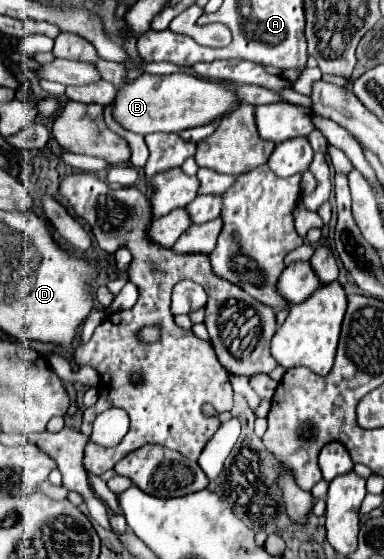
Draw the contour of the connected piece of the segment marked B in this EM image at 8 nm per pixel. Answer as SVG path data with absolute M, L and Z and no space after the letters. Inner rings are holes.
M141 74L137 80L127 84L115 98L113 116L123 128L149 134L149 132L181 132L187 128L211 124L221 120L223 116L231 114L241 100L233 90L231 80L213 80L213 78L199 78L193 74L169 74L169 76L151 76Z

